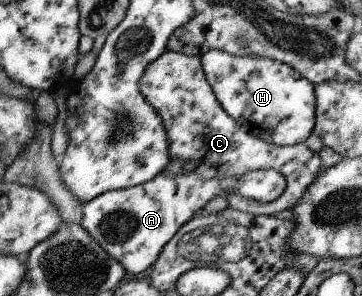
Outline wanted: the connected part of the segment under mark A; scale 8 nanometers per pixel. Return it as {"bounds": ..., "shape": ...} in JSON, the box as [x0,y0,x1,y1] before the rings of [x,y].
{"bounds":[80,168,286,278],"shape":[[[194,168],[175,178],[165,177],[161,173],[150,182],[111,190],[86,202],[80,223],[107,253],[122,264],[129,277],[135,278],[158,261],[161,250],[179,228],[215,195],[227,199],[231,192],[239,192],[252,200],[272,202],[283,195],[286,186],[286,176],[275,170],[253,170],[241,178],[223,176],[218,171],[216,176],[208,180],[199,176]]]}

